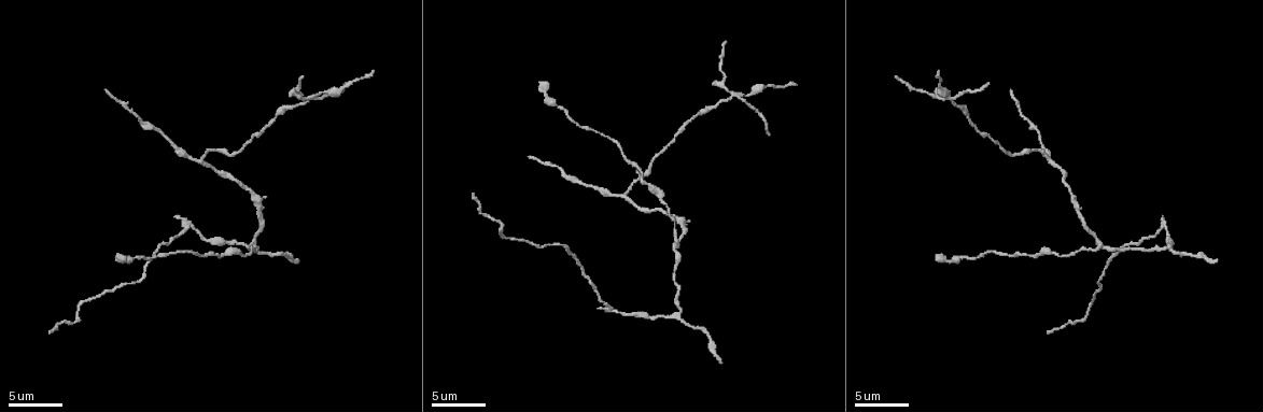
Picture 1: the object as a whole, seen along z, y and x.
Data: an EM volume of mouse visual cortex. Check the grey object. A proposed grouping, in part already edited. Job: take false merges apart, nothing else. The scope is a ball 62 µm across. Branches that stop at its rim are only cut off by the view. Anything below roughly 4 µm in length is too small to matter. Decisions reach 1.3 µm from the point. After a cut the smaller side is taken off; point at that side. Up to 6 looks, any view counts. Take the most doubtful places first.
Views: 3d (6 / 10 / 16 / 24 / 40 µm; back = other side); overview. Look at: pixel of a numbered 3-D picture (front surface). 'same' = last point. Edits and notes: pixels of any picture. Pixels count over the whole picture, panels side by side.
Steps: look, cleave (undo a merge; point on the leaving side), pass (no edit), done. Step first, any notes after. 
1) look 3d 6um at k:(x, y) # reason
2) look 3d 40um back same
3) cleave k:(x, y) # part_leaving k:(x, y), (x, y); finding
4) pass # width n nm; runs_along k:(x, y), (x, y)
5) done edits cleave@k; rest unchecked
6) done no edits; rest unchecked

look 3d 10um at 1:(949, 97) # four or more arms meet

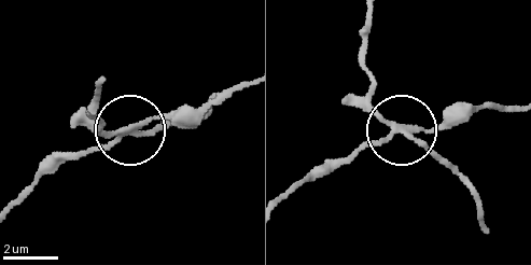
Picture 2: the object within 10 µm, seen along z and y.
cleave 2:(98, 128) # side_arm 6 um; arms 4; a second neuron is stuck on

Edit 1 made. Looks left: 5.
look 3d 6um at 1:(202, 157) # three-way junction

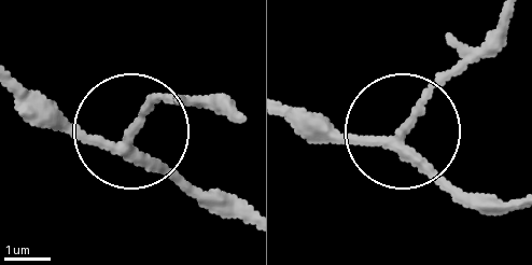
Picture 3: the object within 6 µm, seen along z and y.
pass # width 200 nm; runs_along 3:(520, 209), (474, 205), (401, 131), (304, 140); one neuron here

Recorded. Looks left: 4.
look 3d 10um at 1:(674, 254) # a fork

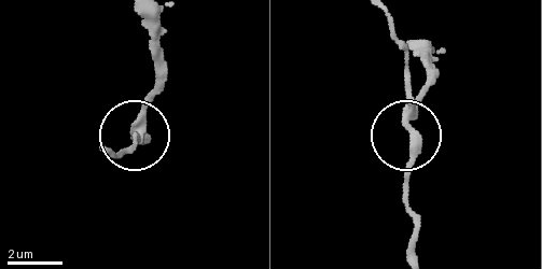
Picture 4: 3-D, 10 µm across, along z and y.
look 3d 6um at 4:(413, 130)

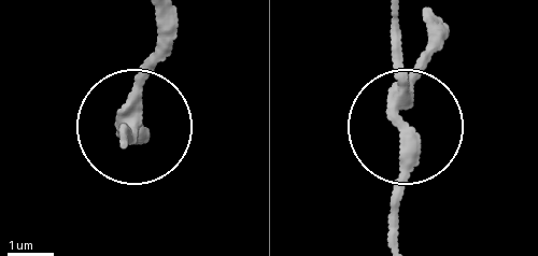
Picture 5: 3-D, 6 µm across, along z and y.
pass # continuous, no second neuron

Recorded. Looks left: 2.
done edits cleave@2; rest unchecked

